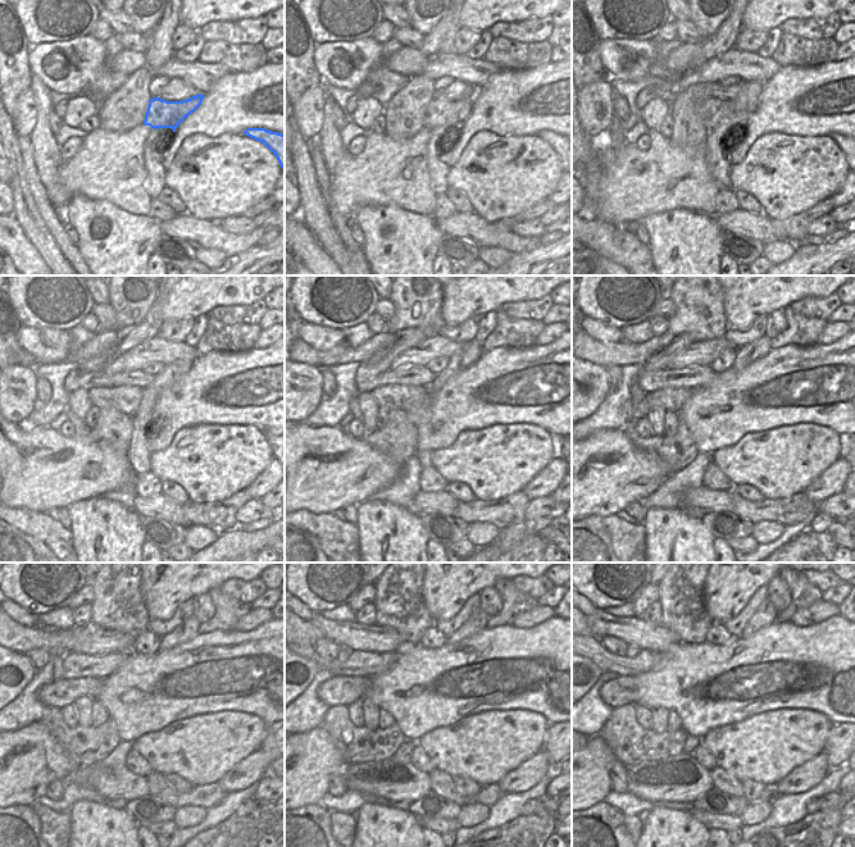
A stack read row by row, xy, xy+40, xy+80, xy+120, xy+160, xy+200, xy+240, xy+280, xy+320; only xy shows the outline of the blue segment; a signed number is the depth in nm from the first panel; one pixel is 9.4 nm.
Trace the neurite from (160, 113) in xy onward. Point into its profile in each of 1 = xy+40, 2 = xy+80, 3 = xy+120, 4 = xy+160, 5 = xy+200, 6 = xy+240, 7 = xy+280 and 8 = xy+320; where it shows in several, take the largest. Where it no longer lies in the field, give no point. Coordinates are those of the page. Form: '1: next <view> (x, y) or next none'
1: next xy+40 (444, 113)
2: next xy+80 (712, 106)
3: next xy+120 (127, 399)
4: next xy+160 (394, 396)
5: next xy+200 (671, 399)
6: next xy+240 (62, 692)
7: next xy+280 (340, 690)
8: next xy+320 (612, 692)

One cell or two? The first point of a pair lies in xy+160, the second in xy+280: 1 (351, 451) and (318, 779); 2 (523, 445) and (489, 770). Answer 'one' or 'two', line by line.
1: one
2: one

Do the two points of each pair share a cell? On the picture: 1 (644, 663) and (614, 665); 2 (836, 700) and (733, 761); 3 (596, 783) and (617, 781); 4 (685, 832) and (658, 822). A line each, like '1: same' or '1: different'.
1: same
2: different
3: different
4: same

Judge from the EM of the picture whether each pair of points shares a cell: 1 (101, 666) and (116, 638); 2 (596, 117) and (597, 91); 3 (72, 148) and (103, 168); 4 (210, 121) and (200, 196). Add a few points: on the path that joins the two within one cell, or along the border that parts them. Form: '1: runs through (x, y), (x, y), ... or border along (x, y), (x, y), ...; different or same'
1: border along (127, 651), (107, 654), (77, 652); different
2: runs through (596, 110), (597, 98); same
3: border along (82, 139), (80, 149), (62, 163); different
4: border along (237, 132), (190, 133), (180, 148); different

